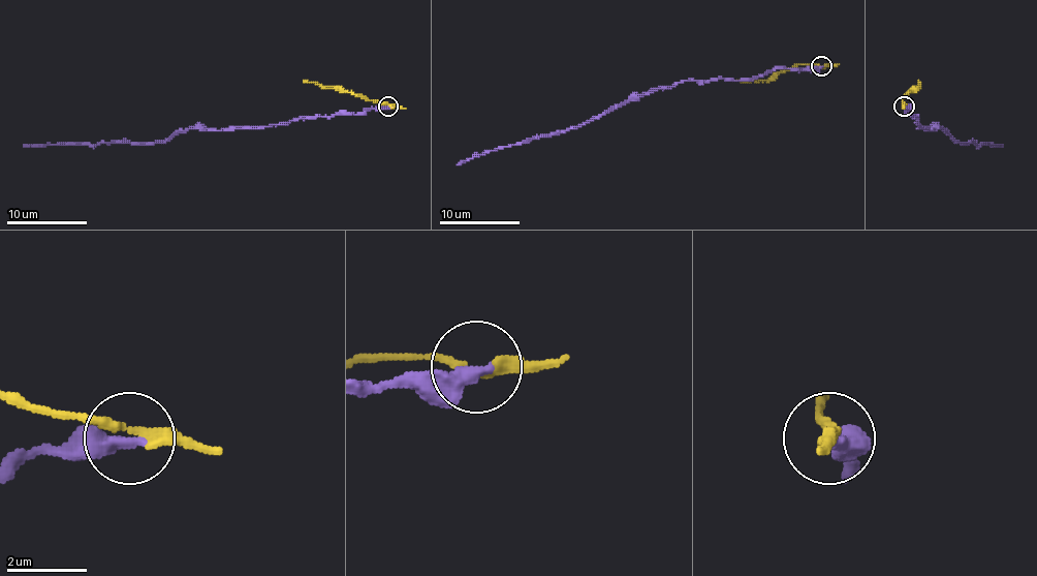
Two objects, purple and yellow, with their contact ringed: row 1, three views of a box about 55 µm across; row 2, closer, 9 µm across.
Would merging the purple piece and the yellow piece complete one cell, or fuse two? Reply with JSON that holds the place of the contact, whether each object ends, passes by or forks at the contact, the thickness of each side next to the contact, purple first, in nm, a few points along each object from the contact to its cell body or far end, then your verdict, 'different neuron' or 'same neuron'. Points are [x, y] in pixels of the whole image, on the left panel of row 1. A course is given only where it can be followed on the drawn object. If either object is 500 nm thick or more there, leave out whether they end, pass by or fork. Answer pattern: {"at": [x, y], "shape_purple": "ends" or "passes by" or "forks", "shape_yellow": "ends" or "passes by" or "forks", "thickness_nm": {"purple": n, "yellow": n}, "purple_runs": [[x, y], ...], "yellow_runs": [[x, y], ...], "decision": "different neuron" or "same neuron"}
{"at": [388, 105], "shape_purple": "ends", "shape_yellow": "passes by", "thickness_nm": {"purple": 400, "yellow": 240}, "purple_runs": [[387, 107], [238, 128], [187, 128], [163, 141], [23, 147]], "yellow_runs": [[387, 104], [304, 81]], "decision": "different neuron"}

